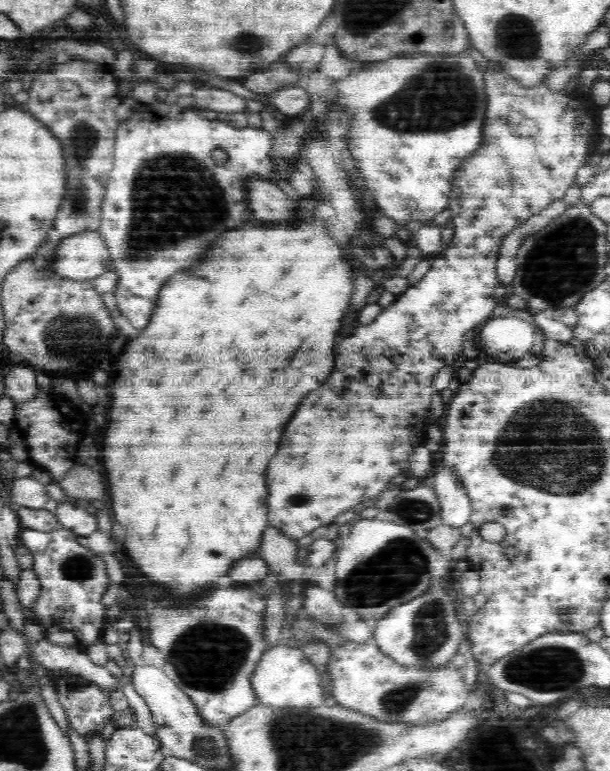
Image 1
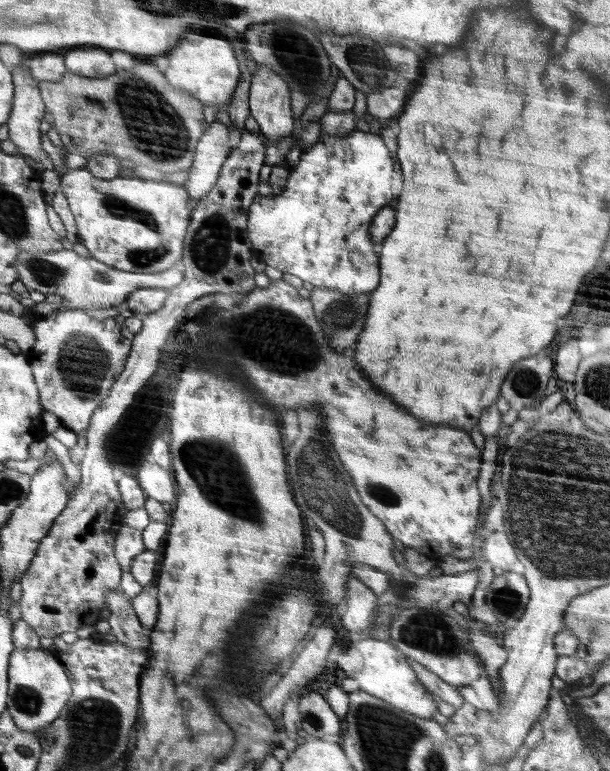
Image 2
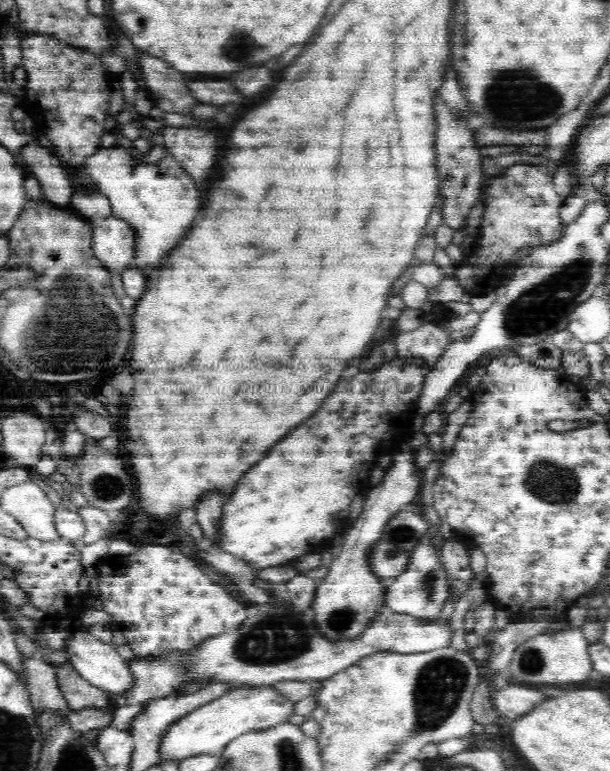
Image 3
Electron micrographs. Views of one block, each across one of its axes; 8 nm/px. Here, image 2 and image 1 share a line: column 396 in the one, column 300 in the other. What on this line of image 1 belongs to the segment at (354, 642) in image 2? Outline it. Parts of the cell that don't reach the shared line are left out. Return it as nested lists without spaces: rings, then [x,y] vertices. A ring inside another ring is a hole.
[[[280,644],[268,649],[252,676],[252,687],[258,697],[256,703],[266,703],[268,707],[318,707],[326,702],[324,692],[318,684],[316,668],[312,666],[312,662],[300,647]]]

